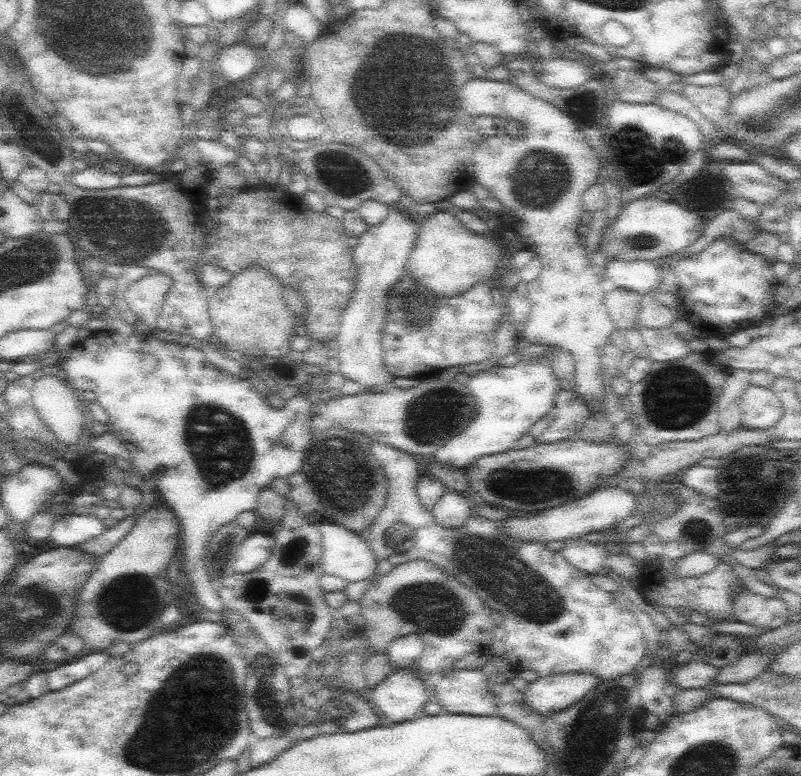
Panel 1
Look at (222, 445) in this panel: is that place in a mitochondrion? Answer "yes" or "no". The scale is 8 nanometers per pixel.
yes

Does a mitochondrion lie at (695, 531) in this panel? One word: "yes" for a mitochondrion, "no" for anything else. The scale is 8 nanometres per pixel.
yes

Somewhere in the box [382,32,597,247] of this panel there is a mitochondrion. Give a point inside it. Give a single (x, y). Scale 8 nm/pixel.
(540, 181)

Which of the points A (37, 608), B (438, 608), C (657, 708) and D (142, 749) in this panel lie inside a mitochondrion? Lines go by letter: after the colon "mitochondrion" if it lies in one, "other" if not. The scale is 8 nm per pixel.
A: mitochondrion
B: mitochondrion
C: other
D: mitochondrion

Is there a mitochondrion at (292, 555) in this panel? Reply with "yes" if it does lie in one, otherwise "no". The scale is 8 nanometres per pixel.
yes

